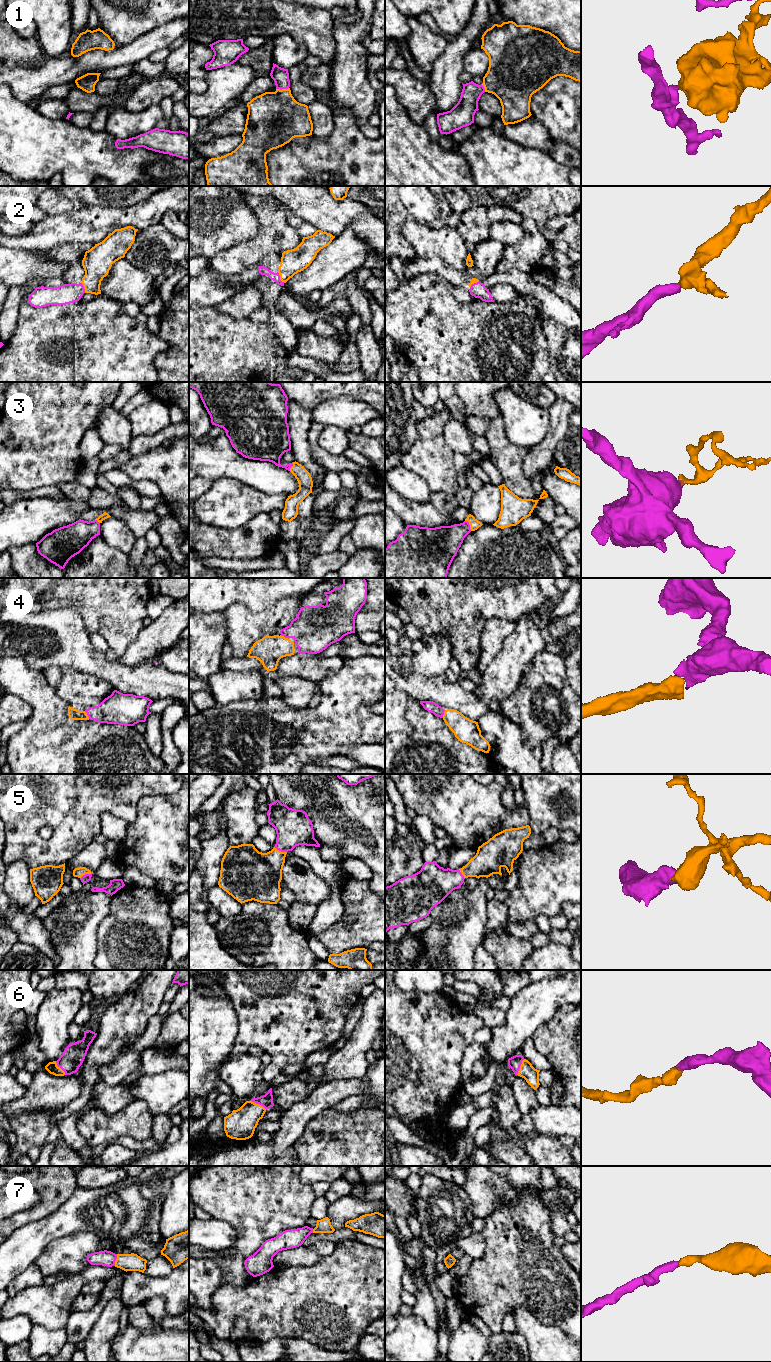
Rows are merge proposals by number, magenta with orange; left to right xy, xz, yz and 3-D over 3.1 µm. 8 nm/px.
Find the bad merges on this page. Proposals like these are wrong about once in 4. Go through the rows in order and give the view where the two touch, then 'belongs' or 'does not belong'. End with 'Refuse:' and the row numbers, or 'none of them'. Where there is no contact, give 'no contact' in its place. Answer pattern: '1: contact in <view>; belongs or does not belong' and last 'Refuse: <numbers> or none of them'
1: contact in xz; belongs
2: contact in xz; belongs
3: contact in yz; belongs
4: contact in xz; belongs
5: contact in xy; belongs
6: contact in xz; belongs
7: contact in xy; belongs
Refuse: none of them

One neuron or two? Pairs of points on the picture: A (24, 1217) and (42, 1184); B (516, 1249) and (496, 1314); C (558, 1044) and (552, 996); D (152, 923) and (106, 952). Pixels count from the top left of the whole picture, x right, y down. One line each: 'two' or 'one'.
A: one
B: one
C: two
D: one

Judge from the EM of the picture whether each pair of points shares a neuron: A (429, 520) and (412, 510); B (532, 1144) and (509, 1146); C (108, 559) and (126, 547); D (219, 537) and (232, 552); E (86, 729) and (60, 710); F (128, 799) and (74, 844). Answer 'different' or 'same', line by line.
A: same
B: different
C: different
D: same
E: same
F: same

